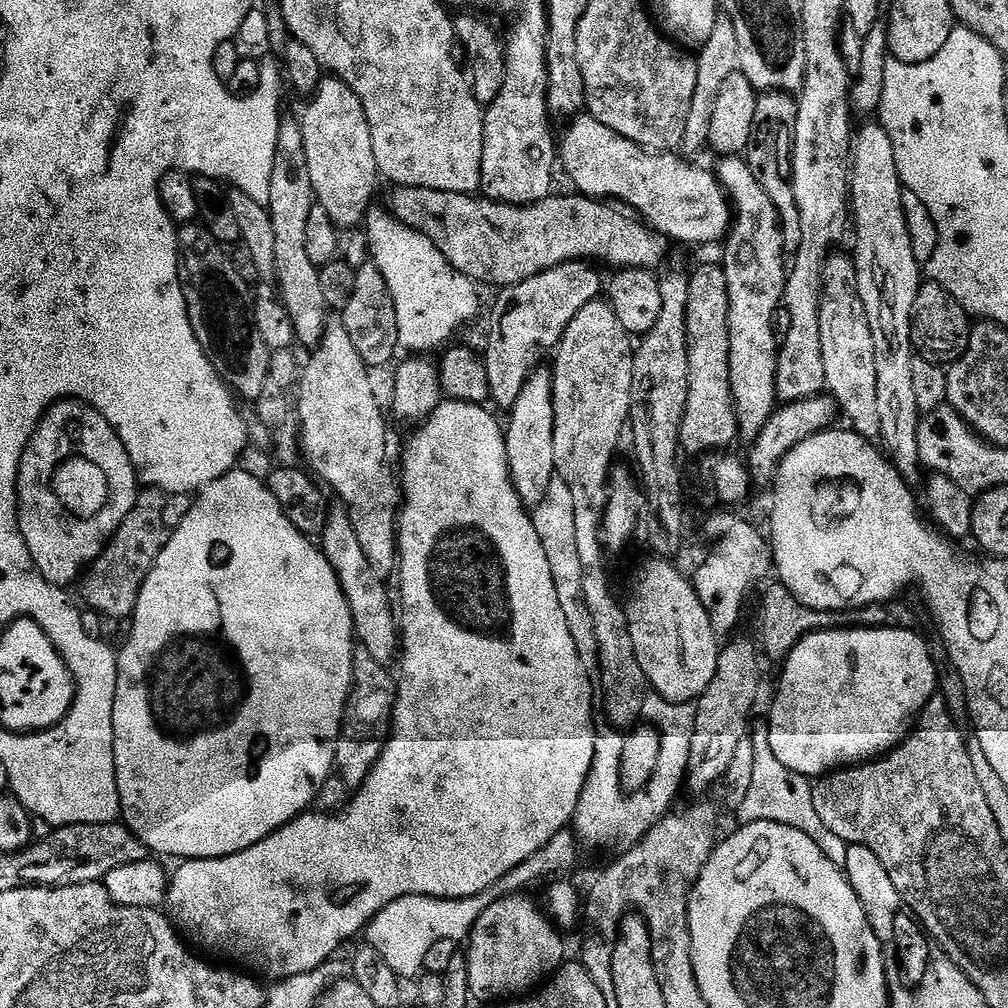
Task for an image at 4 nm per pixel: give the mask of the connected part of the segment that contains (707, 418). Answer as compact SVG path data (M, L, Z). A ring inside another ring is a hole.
M719 263L700 264L688 277L690 302L686 306L690 390L686 414L682 418L680 446L695 458L716 454L738 436L735 406L730 386L730 330L728 329L728 291L726 274Z

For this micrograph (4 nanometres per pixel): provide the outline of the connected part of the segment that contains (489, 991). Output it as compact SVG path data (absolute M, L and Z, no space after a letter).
M528 894L503 896L494 902L466 937L471 999L520 998L543 985L565 963L564 940L560 936L563 936L561 929Z

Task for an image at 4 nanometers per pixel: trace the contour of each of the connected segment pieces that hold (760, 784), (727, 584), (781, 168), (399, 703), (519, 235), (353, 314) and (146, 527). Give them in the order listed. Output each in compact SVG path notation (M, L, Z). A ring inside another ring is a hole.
M767 734L761 735L758 740L758 759L754 766L754 786L750 786L750 794L746 794L746 802L738 809L741 825L753 824L759 820L766 822L778 822L782 826L790 826L794 830L802 830L830 858L830 862L843 866L846 862L846 854L849 850L849 844L834 830L829 830L826 822L818 818L818 810L814 810L814 794L812 793L813 781L809 777L798 774L782 762L778 762L778 757L774 750L770 750L770 738Z
M738 518L735 524L730 526L729 533L715 541L711 548L712 552L696 574L693 574L692 581L699 601L710 618L711 628L717 636L724 634L728 636L737 631L735 628L740 622L746 594L751 584L765 572L766 567L768 569L771 567L771 549L765 535L763 538L761 532L743 518Z
M765 92L757 95L754 106L754 126L750 130L750 143L746 159L754 178L770 194L784 228L785 253L794 254L802 242L802 218L798 198L794 198L792 185L792 142L796 130L797 101L786 92Z
M445 399L417 427L420 429L413 434L404 452L402 507L398 517L398 612L402 617L402 659L399 661L396 708L392 711L392 734L374 770L370 770L363 786L355 789L350 801L339 811L309 810L262 838L262 842L238 854L213 860L186 860L179 865L181 868L176 873L171 873L166 901L167 915L197 949L205 948L208 952L229 956L232 960L245 960L257 977L269 976L272 982L306 974L329 963L333 959L332 955L347 940L354 939L360 931L363 933L372 919L394 901L404 896L461 900L478 894L494 886L498 878L514 870L514 866L526 862L526 858L542 850L542 846L546 846L554 834L573 823L578 798L582 798L582 790L586 786L598 747L596 728L592 725L594 680L588 677L591 676L589 669L584 667L578 646L574 646L574 634L570 634L570 626L566 626L566 614L562 614L558 590L554 590L554 574L550 574L546 546L542 546L542 538L538 538L538 530L534 530L529 509L520 500L512 484L505 429L488 410L479 404Z
M393 187L392 201L386 204L395 220L426 234L438 250L463 276L477 285L493 284L496 290L512 287L524 279L533 278L542 271L550 270L568 260L584 260L609 264L612 270L621 268L659 269L669 241L639 219L627 220L619 207L583 194L559 196L553 194L537 204L499 204L497 200L481 198L466 192L443 192L429 188Z
M369 262L356 269L354 294L350 294L350 302L346 302L342 310L342 322L346 326L346 334L350 334L354 347L358 349L358 354L362 354L362 362L369 369L376 370L388 363L391 365L397 359L400 339L394 294L390 294L390 286L386 286L386 278L382 278L382 270L378 270L376 264Z
M145 487L137 491L130 514L126 514L122 526L118 526L100 557L88 565L79 581L78 589L94 611L112 620L124 621L135 612L138 594L142 594L142 586L166 543L166 529L162 522L165 507L166 495L160 489Z

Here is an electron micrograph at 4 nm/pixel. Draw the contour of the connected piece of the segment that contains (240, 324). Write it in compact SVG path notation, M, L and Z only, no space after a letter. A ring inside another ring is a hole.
M203 223L179 225L178 243L180 285L186 298L190 326L204 347L205 356L220 373L220 379L237 397L245 396L249 402L255 402L269 378L272 352L262 334L258 334L254 292L248 289L235 262L224 253L227 252L225 245L218 243Z

